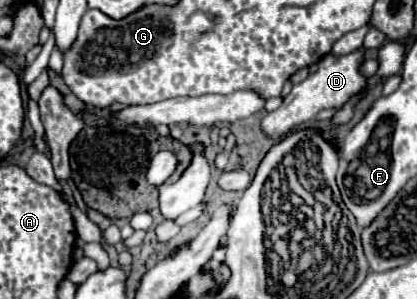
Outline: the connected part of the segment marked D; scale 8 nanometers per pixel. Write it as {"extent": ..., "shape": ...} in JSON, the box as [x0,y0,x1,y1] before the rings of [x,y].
{"extent":[261,47,367,139],"shape":[[[359,47],[347,55],[335,57],[335,55],[325,55],[319,65],[317,71],[313,75],[309,75],[305,81],[293,85],[291,93],[283,99],[283,105],[277,111],[271,111],[263,121],[261,127],[267,135],[279,139],[283,135],[287,135],[289,131],[301,127],[303,123],[309,123],[315,119],[315,115],[323,109],[331,109],[331,107],[341,107],[343,103],[347,103],[351,97],[359,95],[365,85],[367,85],[367,77],[361,75],[361,67],[365,63],[365,47]]]}

